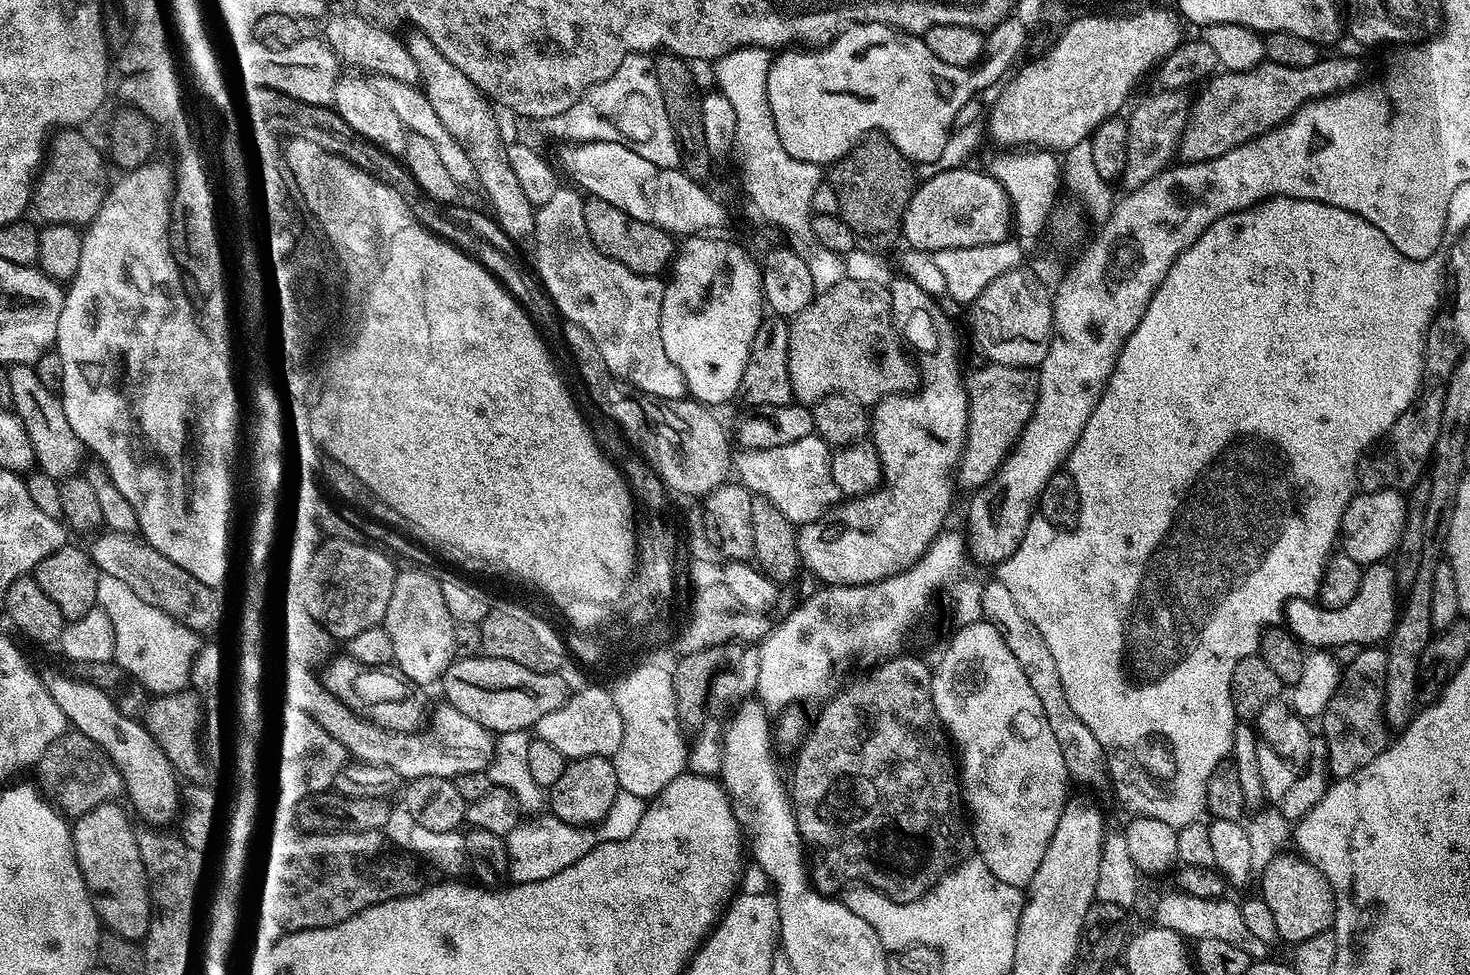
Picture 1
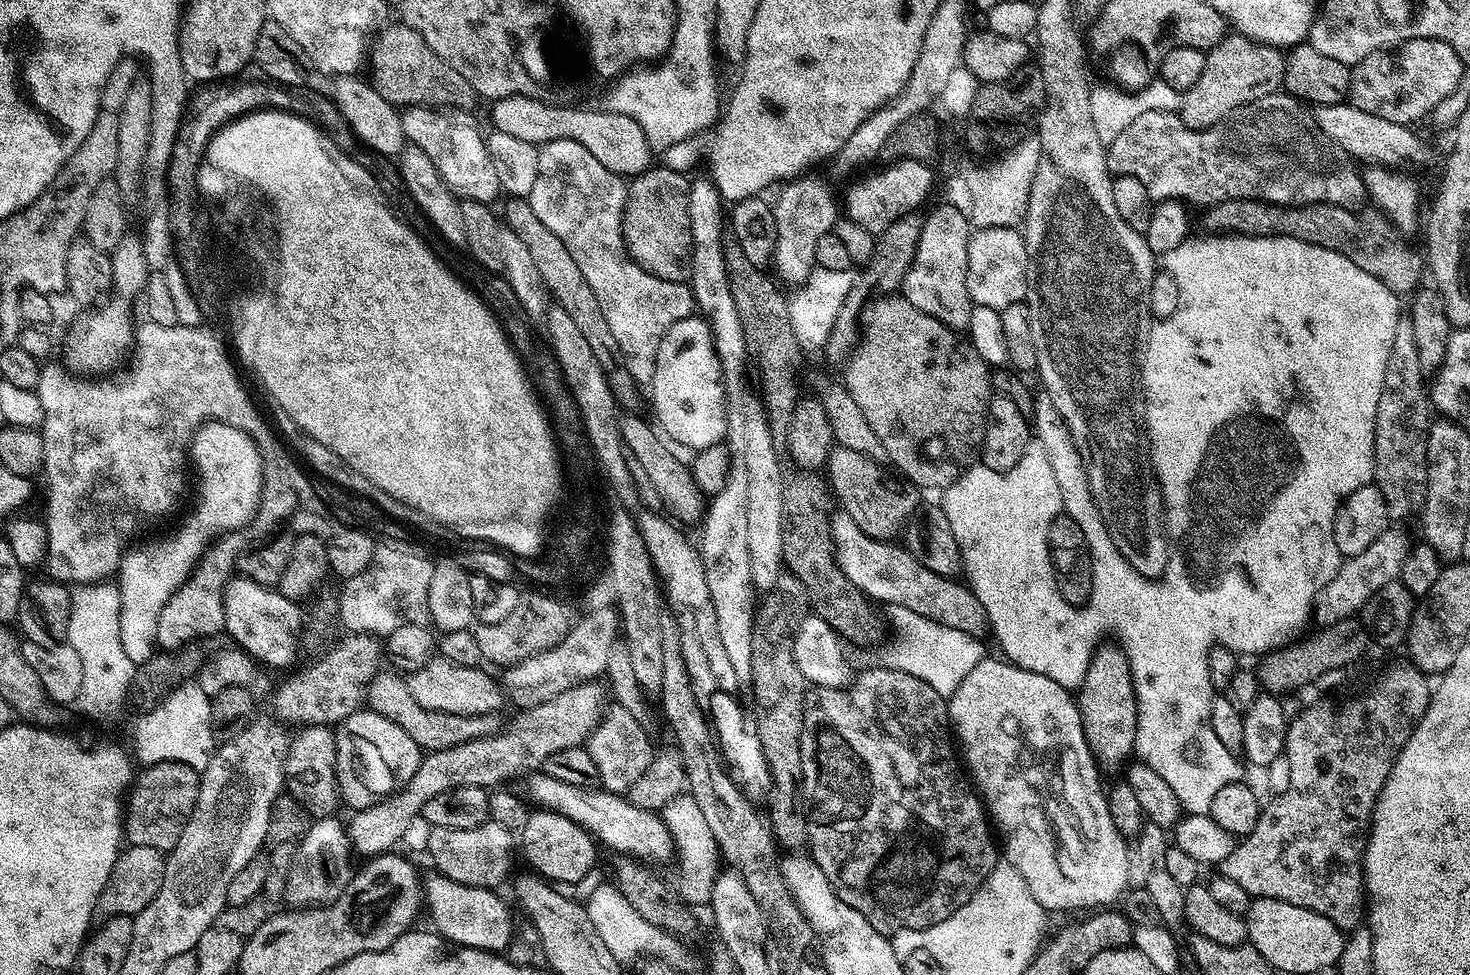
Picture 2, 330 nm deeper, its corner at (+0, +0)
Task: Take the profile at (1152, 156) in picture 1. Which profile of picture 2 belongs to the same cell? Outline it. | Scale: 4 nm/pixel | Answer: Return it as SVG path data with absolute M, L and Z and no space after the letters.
M1230 34L1207 53L1207 58L1206 70L1202 72L1202 78L1198 78L1196 85L1183 93L1180 102L1180 116L1184 119L1184 124L1191 128L1215 128L1217 124L1224 123L1225 120L1247 108L1248 105L1265 100L1268 96L1277 95L1284 87L1286 56L1275 44L1263 44L1250 39L1249 36Z

